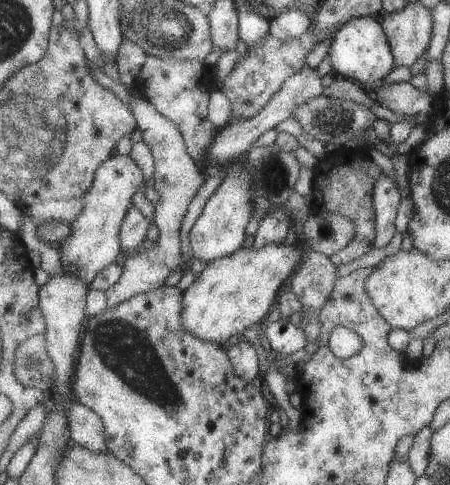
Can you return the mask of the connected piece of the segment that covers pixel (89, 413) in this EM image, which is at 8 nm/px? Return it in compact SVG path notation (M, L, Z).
M79 402L71 404L68 427L73 444L83 445L94 453L109 452L104 420L91 407Z

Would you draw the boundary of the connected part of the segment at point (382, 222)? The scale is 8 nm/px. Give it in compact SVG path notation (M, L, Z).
M383 173L376 182L374 190L374 205L376 210L376 239L374 246L376 254L381 252L389 242L393 240L395 232L395 220L397 220L397 208L401 204L399 186L393 178Z

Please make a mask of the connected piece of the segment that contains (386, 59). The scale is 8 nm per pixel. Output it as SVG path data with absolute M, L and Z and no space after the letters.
M371 16L351 19L335 34L329 54L335 76L343 76L363 85L379 84L396 67L392 45L382 22Z

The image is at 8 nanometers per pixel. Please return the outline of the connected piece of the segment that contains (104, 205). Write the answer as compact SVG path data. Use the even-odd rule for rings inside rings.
M114 153L101 164L93 186L84 194L83 210L71 223L73 230L64 242L60 258L65 272L82 278L88 290L97 273L115 263L119 254L124 254L120 230L137 188L145 184L146 178L139 164L130 155Z

